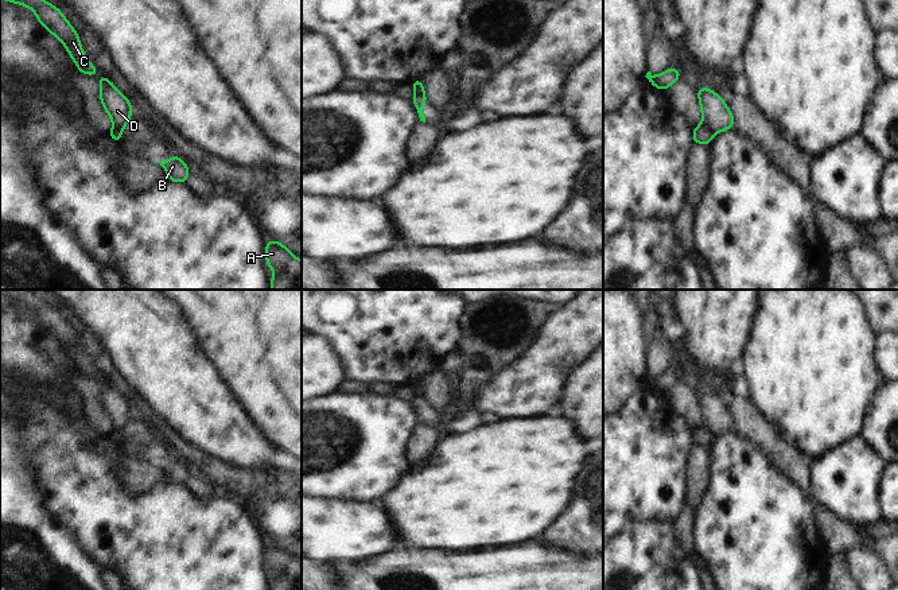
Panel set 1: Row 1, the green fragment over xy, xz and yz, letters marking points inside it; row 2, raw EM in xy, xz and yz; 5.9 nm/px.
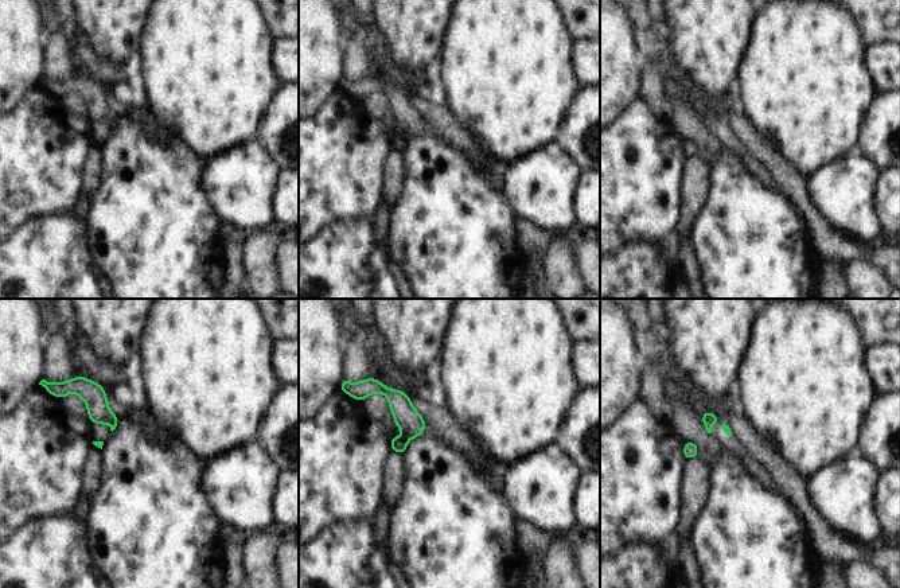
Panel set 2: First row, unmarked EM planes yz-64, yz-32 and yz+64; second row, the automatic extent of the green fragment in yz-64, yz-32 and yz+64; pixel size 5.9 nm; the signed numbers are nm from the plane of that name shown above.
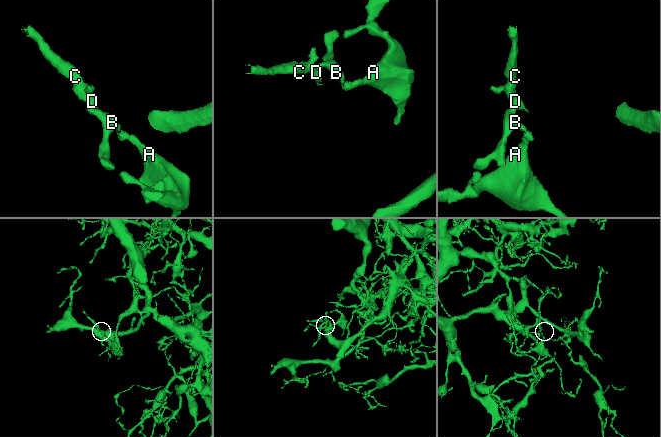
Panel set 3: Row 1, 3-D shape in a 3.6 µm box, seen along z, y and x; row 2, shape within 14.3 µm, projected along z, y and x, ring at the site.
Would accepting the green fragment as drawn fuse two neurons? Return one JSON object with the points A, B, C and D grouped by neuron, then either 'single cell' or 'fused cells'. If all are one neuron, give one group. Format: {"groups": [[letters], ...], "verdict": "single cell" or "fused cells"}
{"groups": [["A", "B"], ["C", "D"]], "verdict": "fused cells"}

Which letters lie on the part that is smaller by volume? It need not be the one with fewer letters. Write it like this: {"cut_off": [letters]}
{"cut_off": ["C", "D"]}

